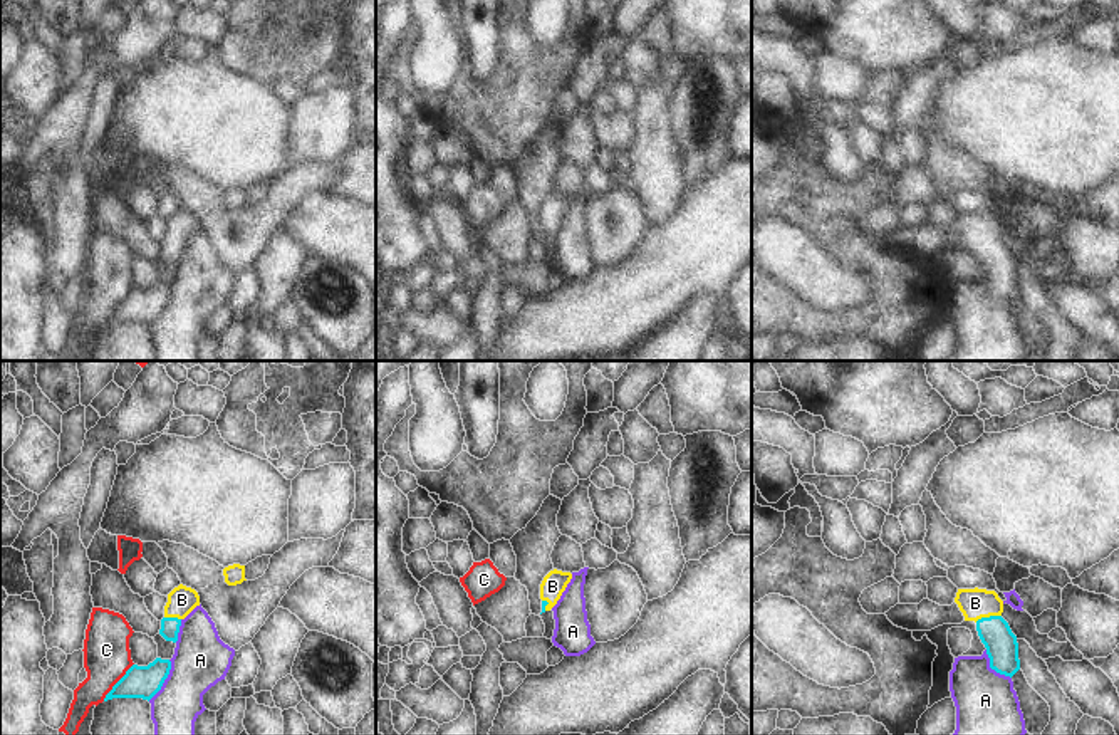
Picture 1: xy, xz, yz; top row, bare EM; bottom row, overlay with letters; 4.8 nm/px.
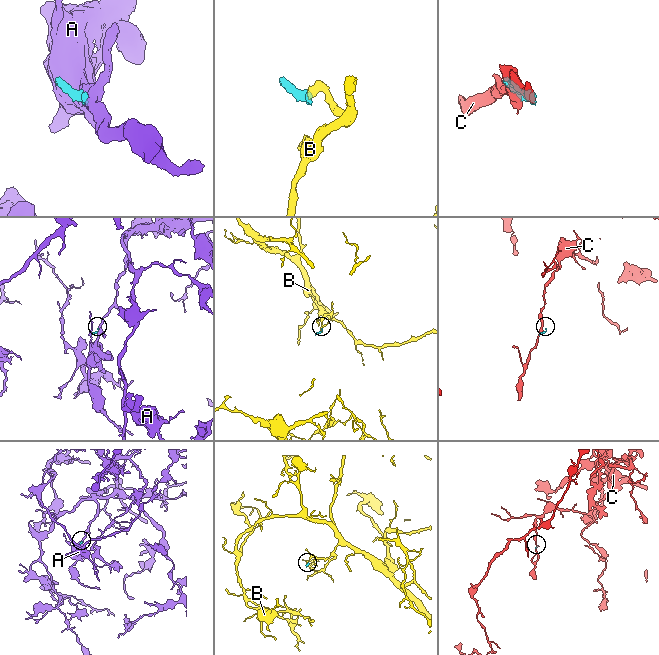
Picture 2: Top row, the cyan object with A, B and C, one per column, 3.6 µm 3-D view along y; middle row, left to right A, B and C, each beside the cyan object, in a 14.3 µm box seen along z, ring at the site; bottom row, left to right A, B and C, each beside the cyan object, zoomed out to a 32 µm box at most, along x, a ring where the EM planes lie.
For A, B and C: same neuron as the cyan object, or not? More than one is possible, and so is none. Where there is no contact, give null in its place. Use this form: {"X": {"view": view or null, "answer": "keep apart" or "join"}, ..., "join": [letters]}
{"A": {"view": "xy", "answer": "keep apart"}, "B": {"view": "yz", "answer": "join"}, "C": {"view": "xy", "answer": "keep apart"}, "join": ["B"]}

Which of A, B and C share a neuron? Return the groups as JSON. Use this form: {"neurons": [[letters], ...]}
{"neurons": [["A"], ["B"], ["C"]]}

